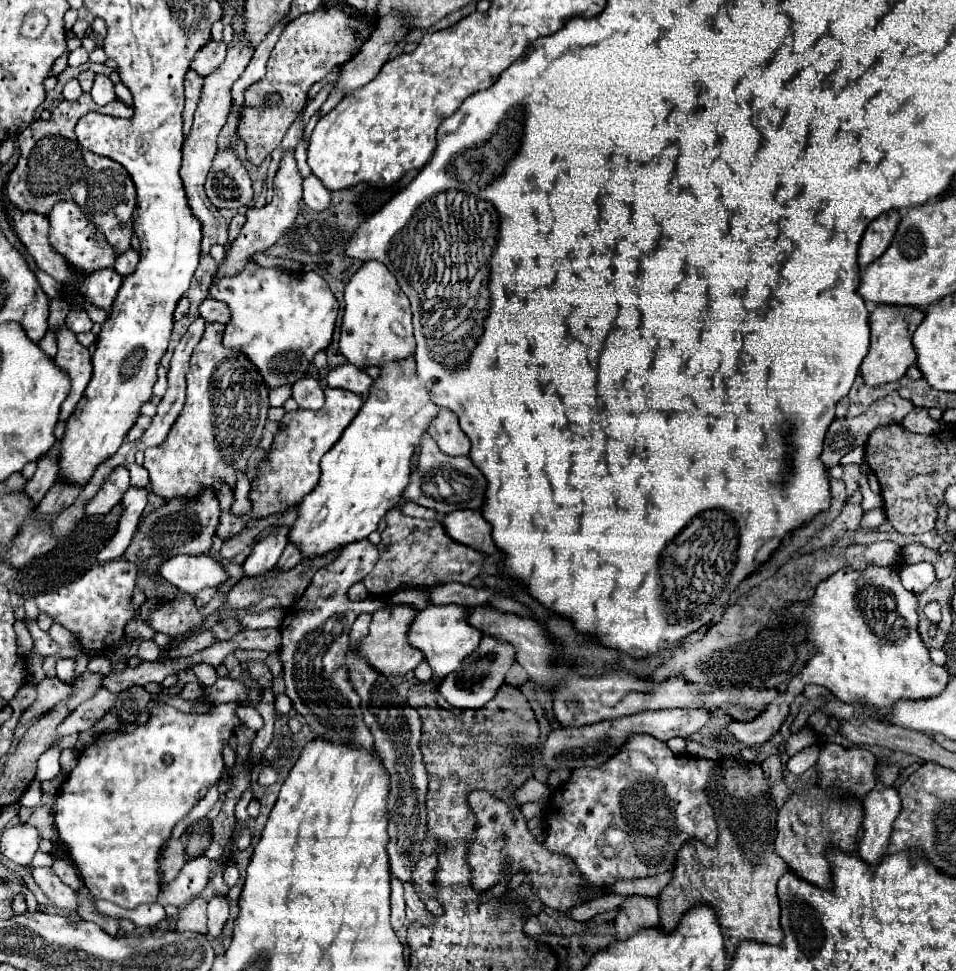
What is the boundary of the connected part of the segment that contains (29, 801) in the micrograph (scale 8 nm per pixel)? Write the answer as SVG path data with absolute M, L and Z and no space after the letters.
M34 780L28 790L24 792L24 796L20 798L20 804L22 806L30 806L30 808L36 808L40 806L40 800L42 800L42 788L40 788L40 782Z

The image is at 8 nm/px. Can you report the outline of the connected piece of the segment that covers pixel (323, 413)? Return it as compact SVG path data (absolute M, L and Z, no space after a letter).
M326 388L326 404L320 410L296 410L296 412L286 412L282 422L286 424L284 430L276 434L276 448L332 448L346 426L352 422L352 418L358 414L360 406L364 404L362 396L348 392L348 390L338 390L338 388Z

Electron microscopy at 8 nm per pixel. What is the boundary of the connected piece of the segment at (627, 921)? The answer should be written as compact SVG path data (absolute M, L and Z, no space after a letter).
M630 896L630 900L622 906L622 912L614 920L616 938L628 940L640 928L656 928L658 926L658 906L652 898L646 896Z

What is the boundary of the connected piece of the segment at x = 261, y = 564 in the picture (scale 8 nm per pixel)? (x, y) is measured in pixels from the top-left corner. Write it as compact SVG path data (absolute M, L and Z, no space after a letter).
M276 526L268 536L264 536L260 542L256 542L252 554L244 562L244 572L250 576L266 574L274 568L278 562L284 546L288 544L288 526Z

